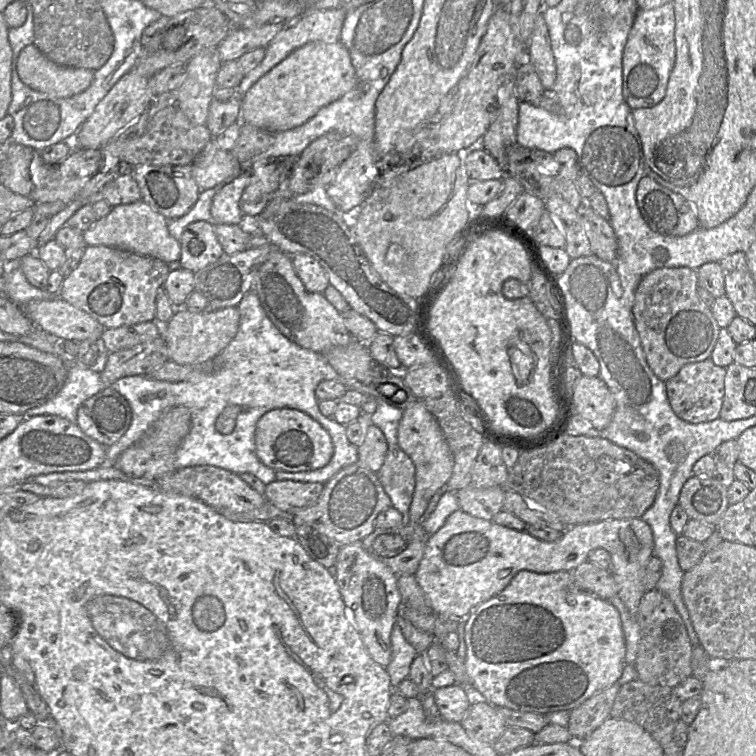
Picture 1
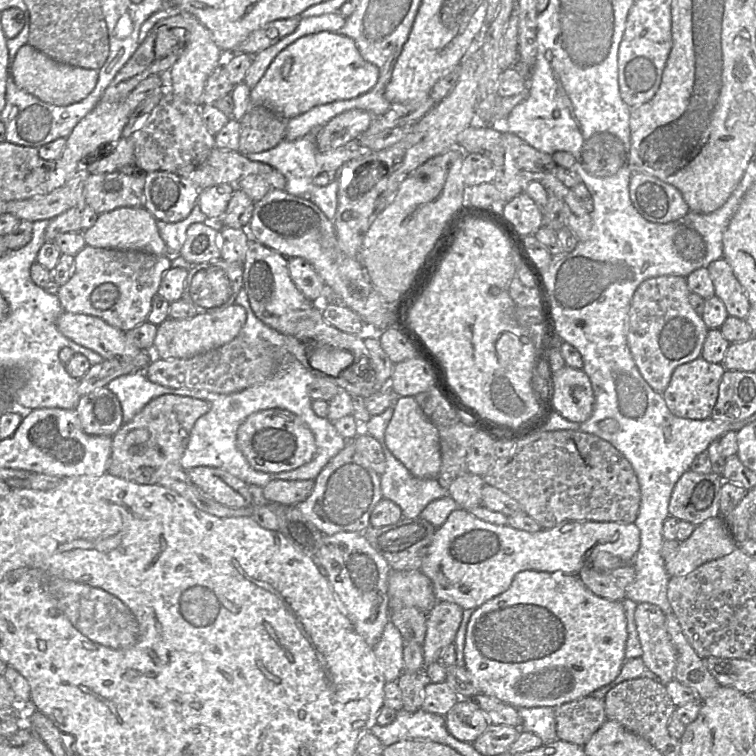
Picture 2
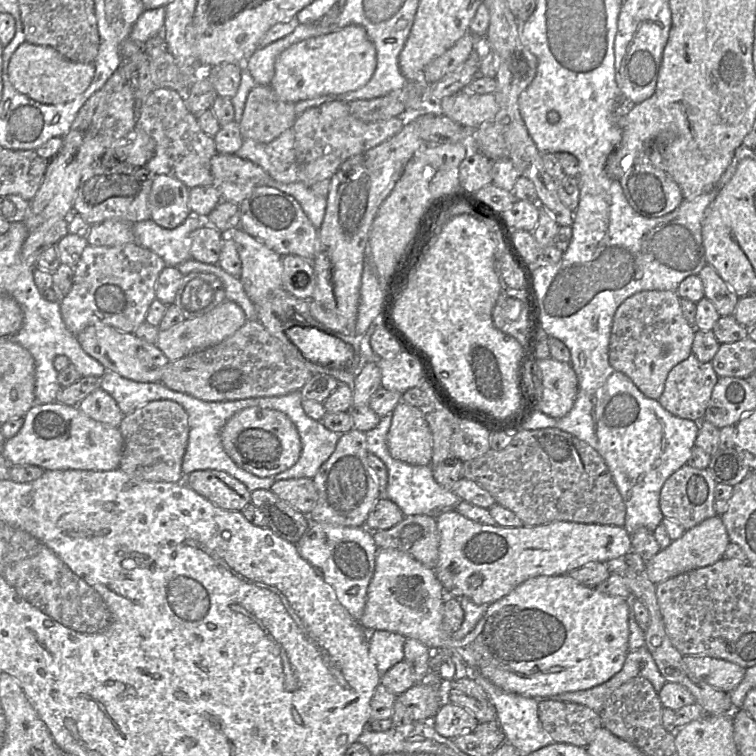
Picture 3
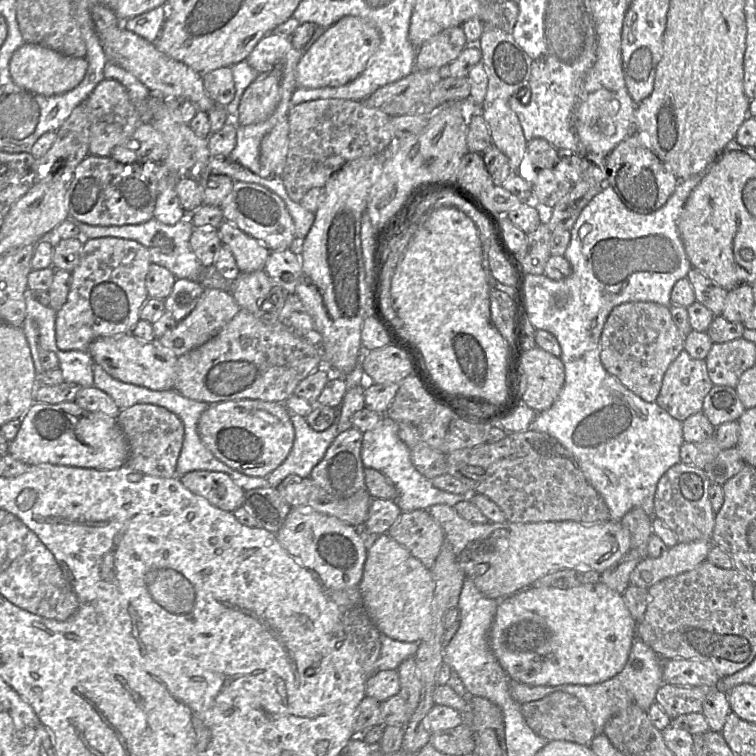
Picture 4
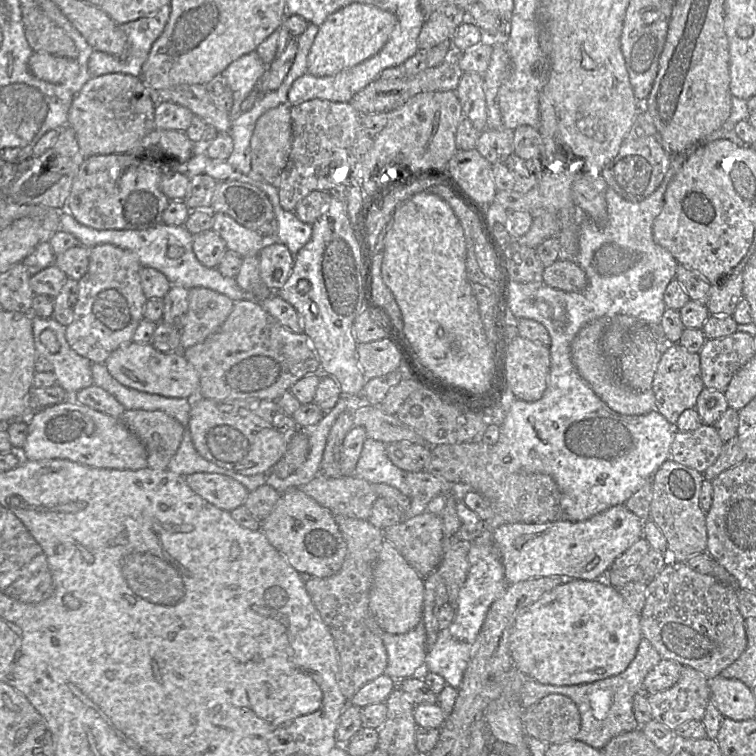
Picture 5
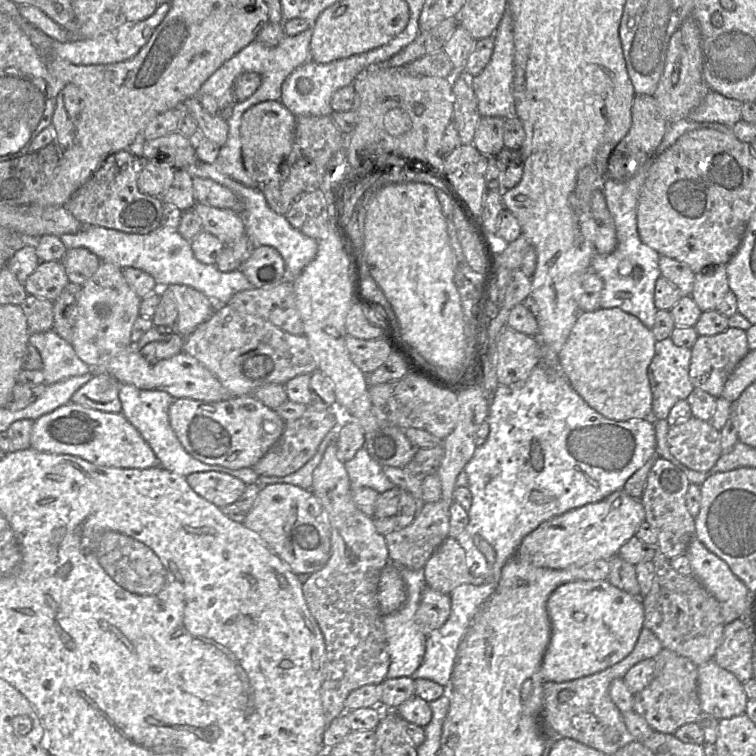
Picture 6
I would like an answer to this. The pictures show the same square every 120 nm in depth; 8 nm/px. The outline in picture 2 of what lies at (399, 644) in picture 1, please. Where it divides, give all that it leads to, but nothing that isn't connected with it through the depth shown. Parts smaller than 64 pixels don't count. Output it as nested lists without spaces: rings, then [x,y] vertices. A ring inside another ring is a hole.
[[[389,621],[373,651],[386,682],[397,681],[404,672],[404,640],[397,627]]]

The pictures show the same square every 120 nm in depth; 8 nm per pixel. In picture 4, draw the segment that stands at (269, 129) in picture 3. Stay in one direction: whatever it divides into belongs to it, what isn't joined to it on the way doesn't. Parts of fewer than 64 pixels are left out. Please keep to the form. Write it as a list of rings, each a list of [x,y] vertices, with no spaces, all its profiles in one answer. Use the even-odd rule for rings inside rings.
[[[281,66],[259,73],[243,93],[239,115],[234,122],[246,126],[266,121],[279,103],[281,80]]]

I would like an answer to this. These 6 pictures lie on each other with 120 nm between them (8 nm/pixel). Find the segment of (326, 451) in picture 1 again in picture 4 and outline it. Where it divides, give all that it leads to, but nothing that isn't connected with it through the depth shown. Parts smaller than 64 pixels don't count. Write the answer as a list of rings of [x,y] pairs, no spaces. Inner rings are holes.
[[[241,399],[211,403],[201,414],[197,431],[207,449],[230,468],[253,477],[267,477],[290,453],[295,430],[284,403]]]

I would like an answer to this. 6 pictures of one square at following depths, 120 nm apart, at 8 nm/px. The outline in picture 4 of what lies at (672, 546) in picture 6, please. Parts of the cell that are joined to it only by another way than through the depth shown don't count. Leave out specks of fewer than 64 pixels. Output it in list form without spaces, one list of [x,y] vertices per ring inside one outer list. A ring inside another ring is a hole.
[[[682,462],[673,465],[659,479],[654,497],[654,517],[661,519],[676,535],[679,542],[712,541],[716,513],[709,498],[711,482],[703,469]]]

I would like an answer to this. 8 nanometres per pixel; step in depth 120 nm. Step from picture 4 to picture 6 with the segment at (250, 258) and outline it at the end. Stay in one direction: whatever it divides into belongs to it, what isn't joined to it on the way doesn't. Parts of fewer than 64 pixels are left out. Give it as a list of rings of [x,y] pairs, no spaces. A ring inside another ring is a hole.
[[[196,202],[192,210],[200,217],[202,230],[216,236],[224,245],[232,244],[246,235],[241,216],[229,209],[214,208]]]

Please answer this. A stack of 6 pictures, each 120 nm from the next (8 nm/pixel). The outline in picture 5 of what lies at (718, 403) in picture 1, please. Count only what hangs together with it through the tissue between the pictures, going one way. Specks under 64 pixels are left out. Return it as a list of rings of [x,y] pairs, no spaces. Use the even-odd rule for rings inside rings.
[[[668,343],[652,382],[656,402],[655,410],[675,425],[683,411],[695,408],[697,398],[704,388],[699,354],[688,352],[679,343]]]

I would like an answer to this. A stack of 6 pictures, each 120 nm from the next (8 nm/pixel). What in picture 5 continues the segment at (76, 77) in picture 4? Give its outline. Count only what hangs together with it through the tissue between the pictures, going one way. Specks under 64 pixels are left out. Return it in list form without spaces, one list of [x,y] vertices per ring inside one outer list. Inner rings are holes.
[[[33,52],[28,61],[32,74],[38,79],[53,84],[62,84],[75,78],[80,67],[76,59]]]

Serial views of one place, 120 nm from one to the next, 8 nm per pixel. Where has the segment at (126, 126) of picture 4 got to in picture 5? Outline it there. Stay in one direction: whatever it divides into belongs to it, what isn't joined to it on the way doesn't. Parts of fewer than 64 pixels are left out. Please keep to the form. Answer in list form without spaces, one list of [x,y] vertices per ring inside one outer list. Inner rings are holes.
[[[110,73],[91,77],[74,97],[67,125],[76,133],[83,156],[129,153],[154,127],[155,97],[140,77]]]

